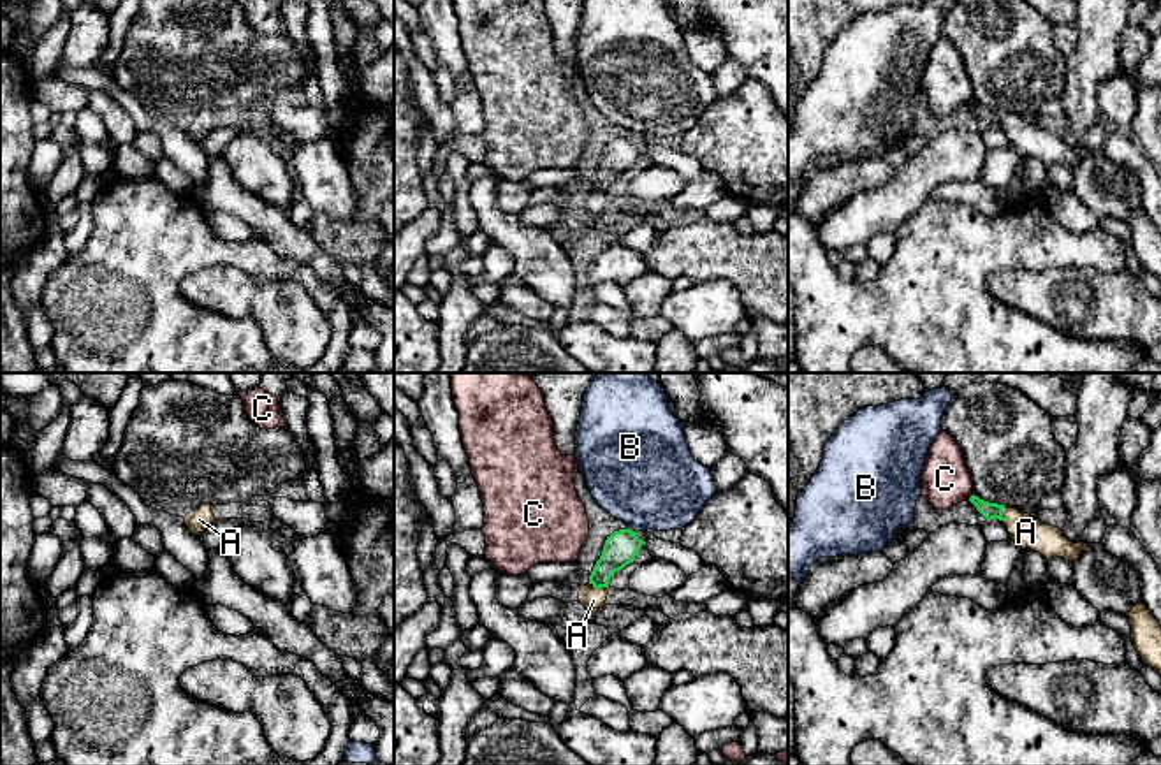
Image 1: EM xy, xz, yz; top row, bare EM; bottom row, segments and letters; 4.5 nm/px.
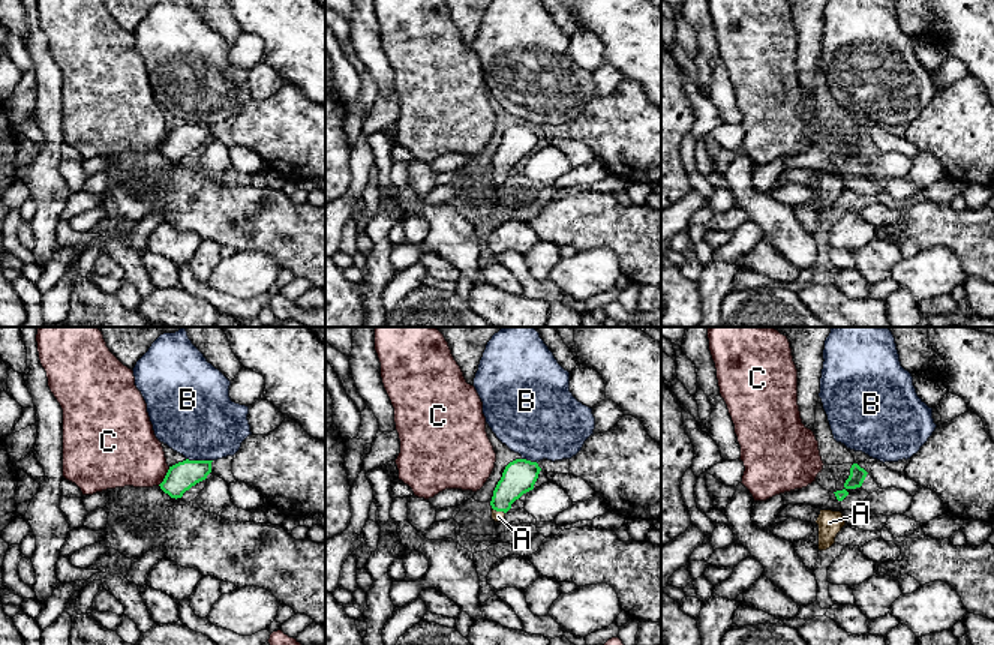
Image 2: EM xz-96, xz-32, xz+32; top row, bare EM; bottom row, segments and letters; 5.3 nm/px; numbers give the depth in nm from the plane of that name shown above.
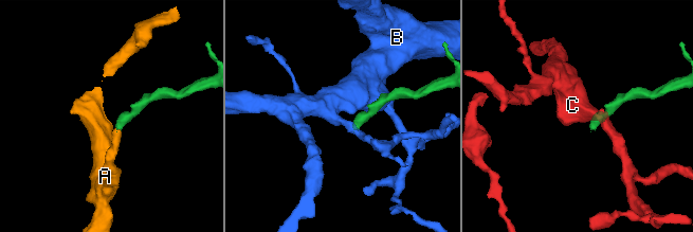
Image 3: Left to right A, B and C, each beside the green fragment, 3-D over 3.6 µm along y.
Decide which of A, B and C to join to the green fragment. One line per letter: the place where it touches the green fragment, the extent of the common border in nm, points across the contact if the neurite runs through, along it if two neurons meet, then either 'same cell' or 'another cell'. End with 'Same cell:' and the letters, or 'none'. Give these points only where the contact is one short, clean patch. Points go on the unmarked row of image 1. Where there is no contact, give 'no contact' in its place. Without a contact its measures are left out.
A: xz (598, 194) | 100 nm | across xz (620, 155), (604, 174), (598, 194), (593, 206) | same cell
B: xz (630, 136) | 40 nm | another cell
C: yz (971, 102) | 40 nm | along yz (973, 101), (968, 104) | another cell
Same cell: A

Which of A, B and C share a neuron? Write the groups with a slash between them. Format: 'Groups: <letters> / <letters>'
Groups: A / B / C

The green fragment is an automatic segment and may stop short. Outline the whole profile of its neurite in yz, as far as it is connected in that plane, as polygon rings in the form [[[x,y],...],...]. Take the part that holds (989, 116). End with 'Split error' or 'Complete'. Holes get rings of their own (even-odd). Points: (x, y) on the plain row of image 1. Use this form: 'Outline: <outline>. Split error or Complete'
Outline: [[[975,100],[969,107],[987,127],[999,125],[1006,132],[1010,144],[1022,155],[1036,157],[1047,165],[1064,164],[1071,171],[1084,157],[1084,148],[1070,148],[1059,134],[1048,132],[1013,113],[989,109]]]. Split error

